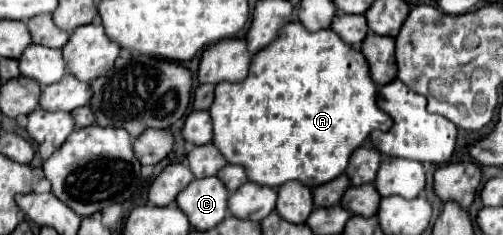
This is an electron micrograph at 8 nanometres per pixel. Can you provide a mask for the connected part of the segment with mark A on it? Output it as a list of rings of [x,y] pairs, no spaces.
[[[291,21],[287,23],[287,27],[283,27],[283,31],[279,33],[279,39],[275,39],[275,43],[267,45],[263,51],[259,51],[253,61],[251,61],[251,71],[249,71],[249,77],[241,83],[219,83],[215,87],[215,101],[209,109],[211,113],[211,119],[213,119],[213,143],[219,147],[219,151],[223,153],[223,157],[229,161],[229,163],[235,163],[235,165],[241,165],[245,167],[247,175],[251,181],[255,183],[261,183],[261,185],[267,185],[267,187],[281,187],[283,183],[287,181],[301,181],[305,183],[307,187],[319,187],[321,183],[329,183],[331,179],[339,177],[345,169],[347,169],[347,163],[349,163],[349,157],[355,149],[359,149],[371,135],[371,131],[379,129],[379,131],[389,131],[391,125],[393,125],[393,119],[381,111],[377,107],[377,85],[371,81],[371,73],[369,73],[369,63],[367,59],[363,57],[363,53],[347,43],[343,43],[343,39],[333,31],[333,29],[323,29],[323,31],[307,31],[299,21]]]

